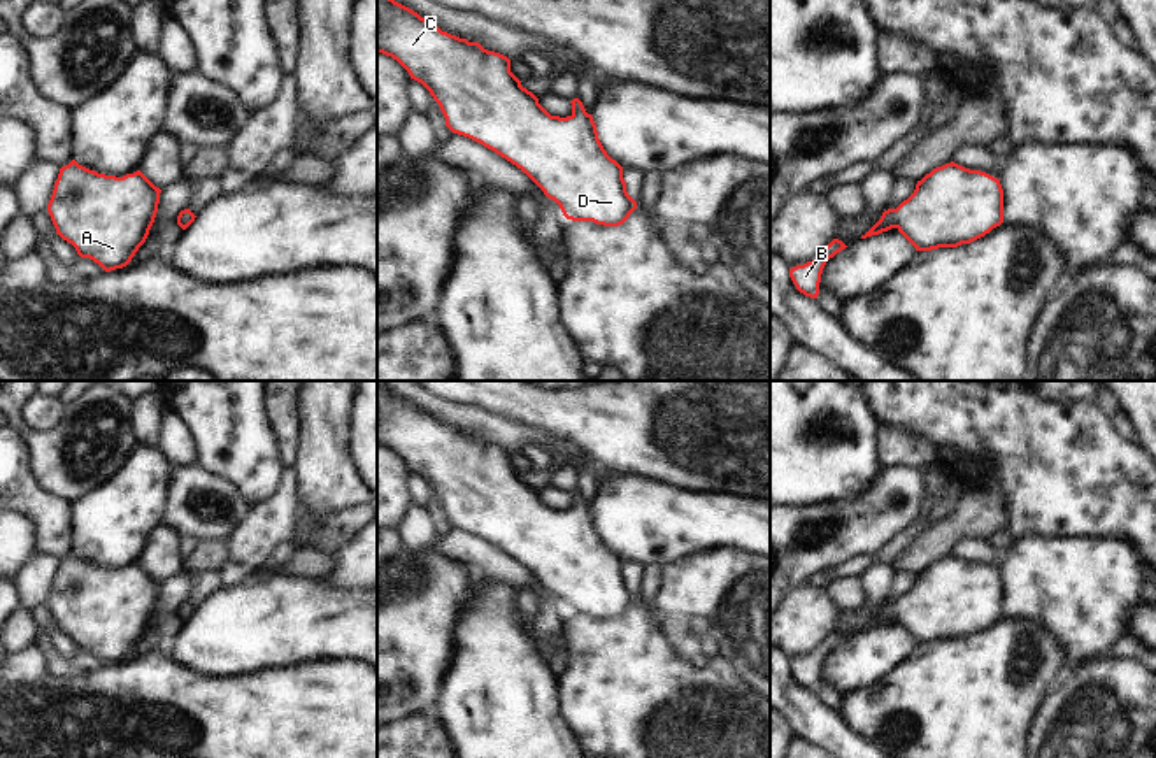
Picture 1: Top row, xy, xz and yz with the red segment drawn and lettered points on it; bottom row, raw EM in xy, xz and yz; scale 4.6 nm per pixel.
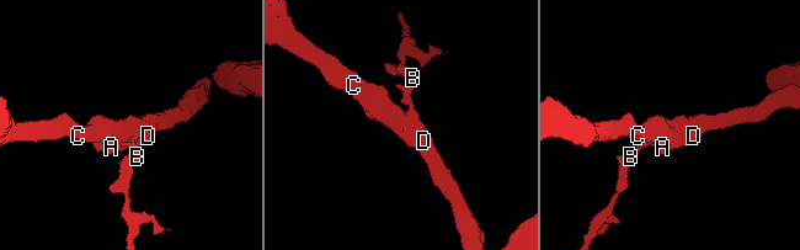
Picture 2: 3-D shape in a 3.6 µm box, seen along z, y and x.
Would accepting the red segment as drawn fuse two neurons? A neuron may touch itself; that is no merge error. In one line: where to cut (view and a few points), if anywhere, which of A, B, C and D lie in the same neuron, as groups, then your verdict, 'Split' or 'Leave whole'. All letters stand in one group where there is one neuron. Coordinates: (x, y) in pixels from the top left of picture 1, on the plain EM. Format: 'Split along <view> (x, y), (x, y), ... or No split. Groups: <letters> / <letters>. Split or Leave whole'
No split. Groups: A B C D. Leave whole.

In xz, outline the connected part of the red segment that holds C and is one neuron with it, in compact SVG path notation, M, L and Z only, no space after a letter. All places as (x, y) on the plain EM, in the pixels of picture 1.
M377 381L377 446L396 453L439 497L446 519L495 544L524 565L572 614L619 619L637 602L623 560L603 542L593 509L574 491L572 507L551 509L510 465L510 453L421 411Z

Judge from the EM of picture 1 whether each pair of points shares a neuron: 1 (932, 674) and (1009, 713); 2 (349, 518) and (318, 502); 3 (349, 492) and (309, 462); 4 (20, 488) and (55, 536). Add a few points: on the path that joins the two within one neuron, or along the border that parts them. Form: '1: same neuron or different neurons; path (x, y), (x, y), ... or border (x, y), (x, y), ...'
1: same neuron; path (951, 693), (962, 704), (990, 704)
2: different neurons; border (297, 497), (313, 514), (334, 514), (358, 507)
3: same neuron; path (339, 486), (320, 469)
4: same neuron; path (32, 500), (55, 523)

